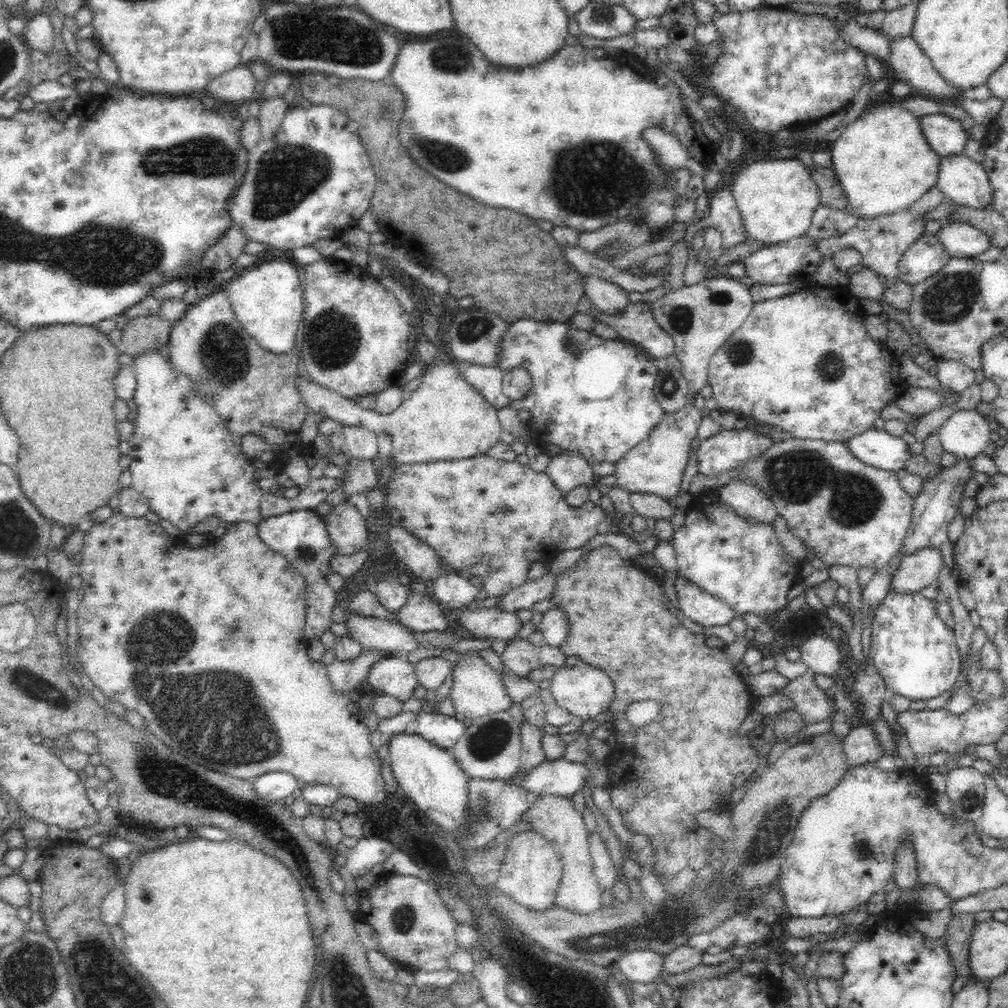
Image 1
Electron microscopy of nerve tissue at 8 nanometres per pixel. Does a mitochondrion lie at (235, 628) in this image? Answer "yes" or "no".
yes

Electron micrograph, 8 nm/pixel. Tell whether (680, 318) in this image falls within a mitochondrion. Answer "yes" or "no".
yes

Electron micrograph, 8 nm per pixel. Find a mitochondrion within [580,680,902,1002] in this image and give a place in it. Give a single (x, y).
(863, 849)

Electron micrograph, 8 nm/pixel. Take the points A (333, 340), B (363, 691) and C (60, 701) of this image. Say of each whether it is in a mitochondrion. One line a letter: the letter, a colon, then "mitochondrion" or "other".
A: mitochondrion
B: other
C: other

